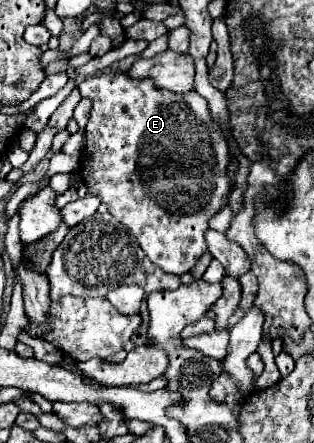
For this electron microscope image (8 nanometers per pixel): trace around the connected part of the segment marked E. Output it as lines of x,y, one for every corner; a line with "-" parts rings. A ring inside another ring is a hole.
124,72
84,78
80,82
80,92
82,92
82,96
92,100
90,120
86,124
86,144
84,144
84,152
82,152
82,158
80,158
80,176
82,176
84,184
88,186
88,192
98,194
102,198
102,202
108,206
108,212
136,236
140,248
146,252
150,262
154,262
164,272
178,274
178,276
190,272
194,268
194,264
200,260
200,256
208,250
208,244
204,240
204,232
208,230
208,220
212,216
216,216
226,206
228,192
230,192
230,178
228,178
230,152
228,152
228,144
226,144
226,138
224,138
220,126
214,122
206,100
194,90
184,92
184,94
160,90
150,80
132,80

